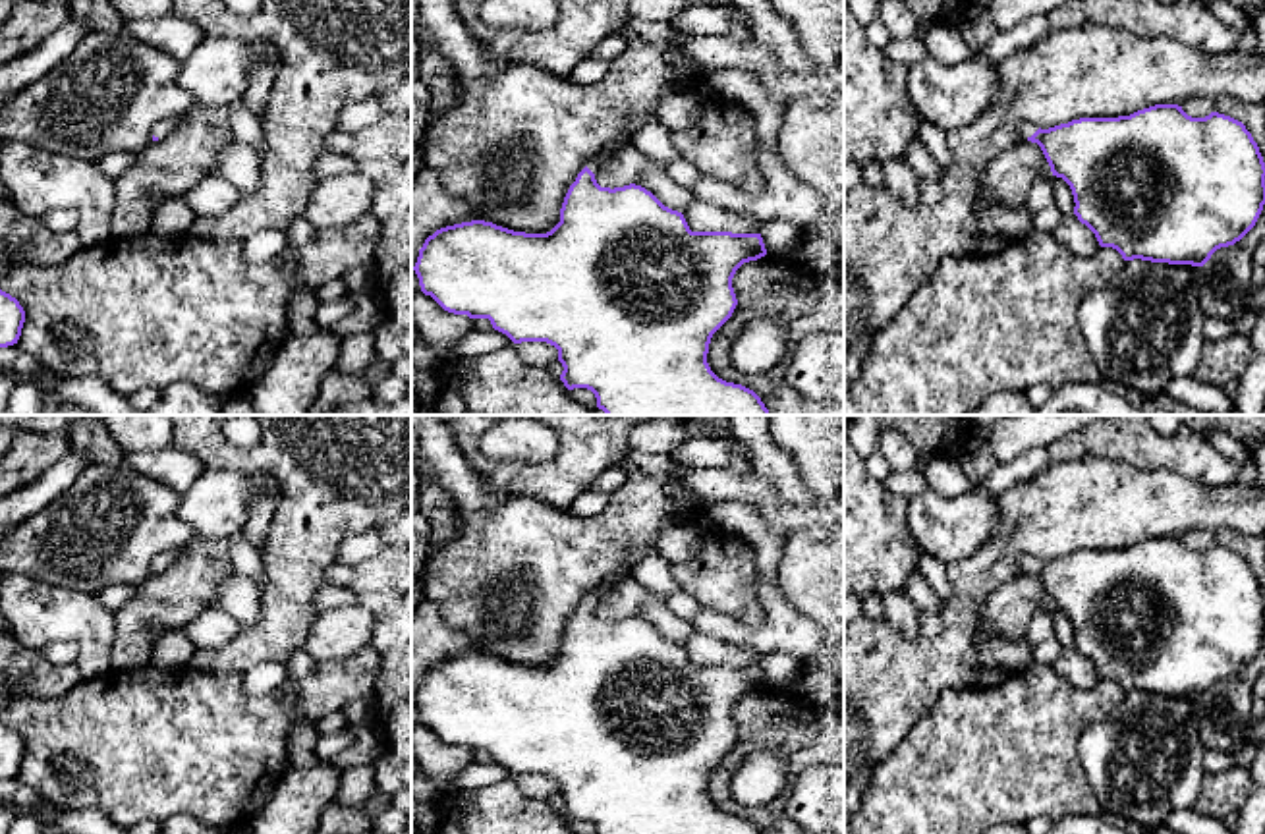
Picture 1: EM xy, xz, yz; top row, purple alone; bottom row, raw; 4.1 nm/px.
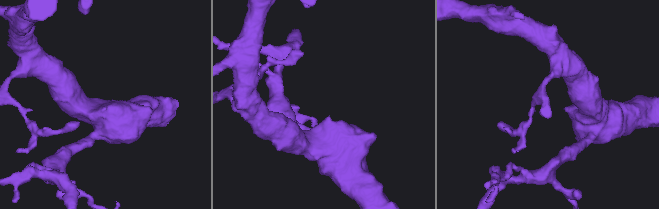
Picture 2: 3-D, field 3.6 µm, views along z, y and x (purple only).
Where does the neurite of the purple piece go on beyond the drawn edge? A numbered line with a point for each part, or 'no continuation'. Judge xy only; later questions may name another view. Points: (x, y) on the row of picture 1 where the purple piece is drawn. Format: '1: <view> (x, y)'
1: xy (167, 126)

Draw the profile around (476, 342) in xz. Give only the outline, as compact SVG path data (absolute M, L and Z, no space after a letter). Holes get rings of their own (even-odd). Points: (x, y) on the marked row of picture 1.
M491 328L491 330L469 330L467 334L464 334L454 344L450 355L460 357L460 359L475 357L481 353L502 349L508 344L512 344L512 340L494 328Z

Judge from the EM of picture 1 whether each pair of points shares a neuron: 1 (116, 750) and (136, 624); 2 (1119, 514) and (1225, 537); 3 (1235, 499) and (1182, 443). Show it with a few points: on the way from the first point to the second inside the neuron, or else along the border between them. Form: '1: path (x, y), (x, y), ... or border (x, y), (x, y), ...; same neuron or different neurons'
1: border (149, 663), (130, 670), (112, 670); different neurons
2: border (1213, 531), (1233, 529), (1244, 535); different neurons
3: border (1180, 473), (1211, 485), (1235, 485); different neurons

